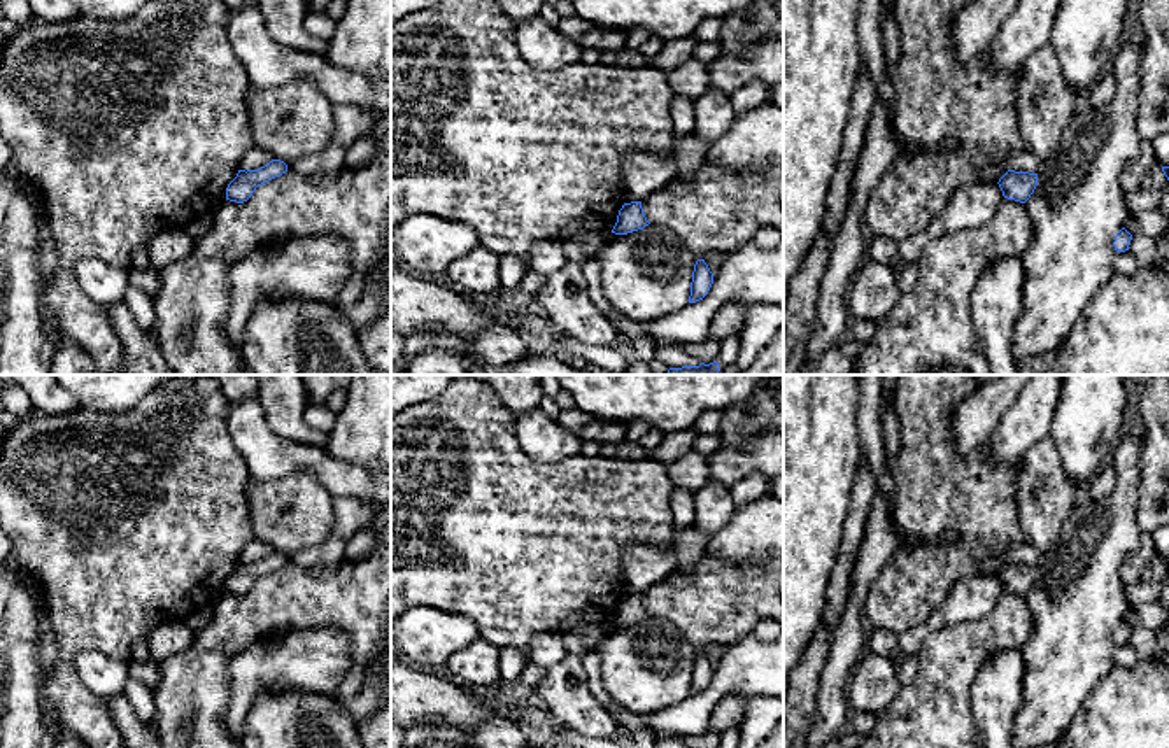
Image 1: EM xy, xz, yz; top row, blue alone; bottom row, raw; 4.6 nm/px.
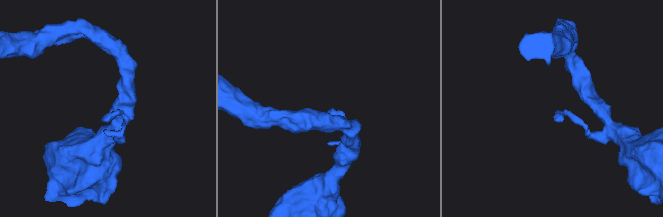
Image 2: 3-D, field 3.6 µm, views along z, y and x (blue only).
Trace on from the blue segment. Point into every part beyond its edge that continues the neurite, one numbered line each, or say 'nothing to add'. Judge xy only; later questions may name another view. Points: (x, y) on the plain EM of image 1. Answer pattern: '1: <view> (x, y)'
nothing to add

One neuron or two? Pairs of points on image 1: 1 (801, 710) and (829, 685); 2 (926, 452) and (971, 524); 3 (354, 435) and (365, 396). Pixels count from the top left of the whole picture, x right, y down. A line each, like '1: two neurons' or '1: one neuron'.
1: two neurons
2: one neuron
3: one neuron

